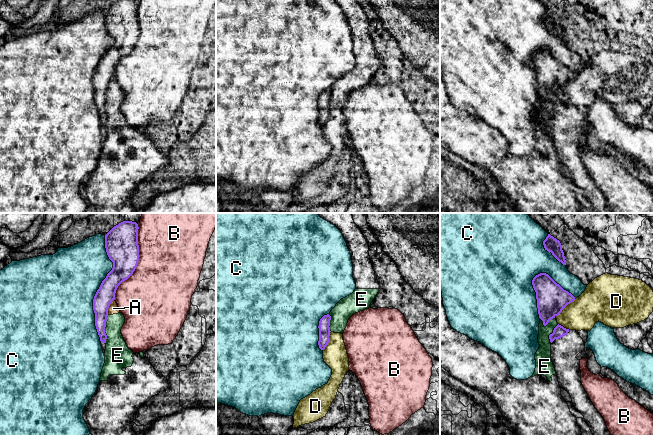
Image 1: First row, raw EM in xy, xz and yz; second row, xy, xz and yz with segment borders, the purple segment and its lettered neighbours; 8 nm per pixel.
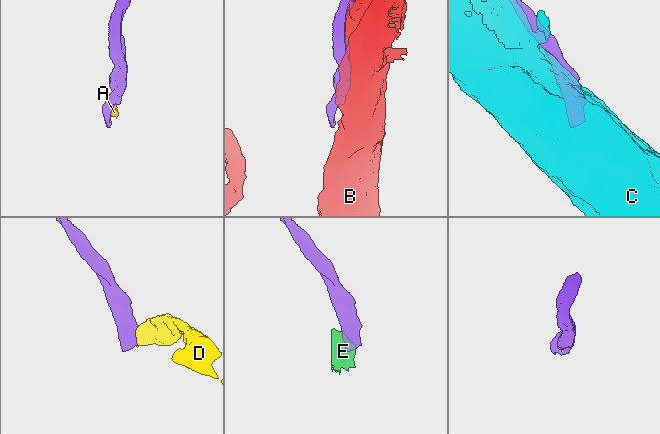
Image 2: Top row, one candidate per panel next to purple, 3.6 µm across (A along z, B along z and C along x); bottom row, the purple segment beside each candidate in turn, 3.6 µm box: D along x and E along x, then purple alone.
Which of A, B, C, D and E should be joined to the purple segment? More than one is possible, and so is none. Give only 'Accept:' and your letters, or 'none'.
Accept: none

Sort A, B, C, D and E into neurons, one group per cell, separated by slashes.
A D E / B / C

